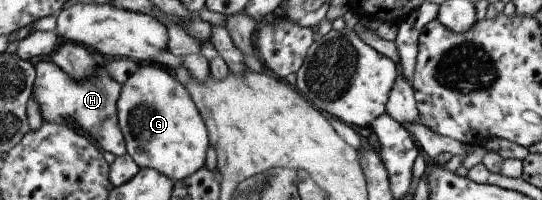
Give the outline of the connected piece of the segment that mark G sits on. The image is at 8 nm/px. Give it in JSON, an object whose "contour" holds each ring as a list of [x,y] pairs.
{"contour":[[[141,66],[121,85],[117,117],[127,154],[141,169],[156,169],[176,182],[205,166],[209,136],[204,119],[186,87],[166,67]]]}

